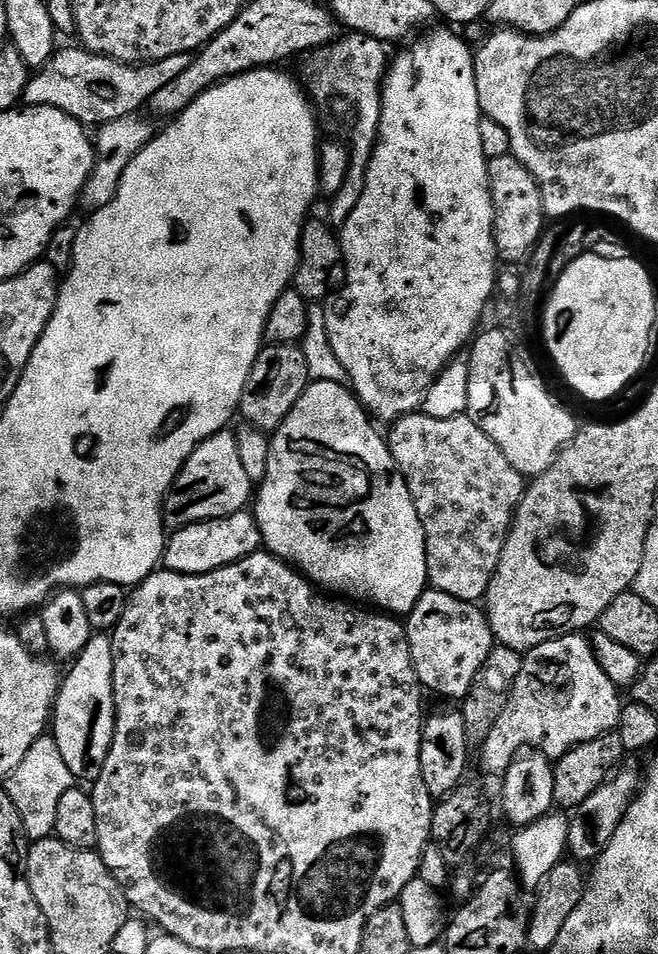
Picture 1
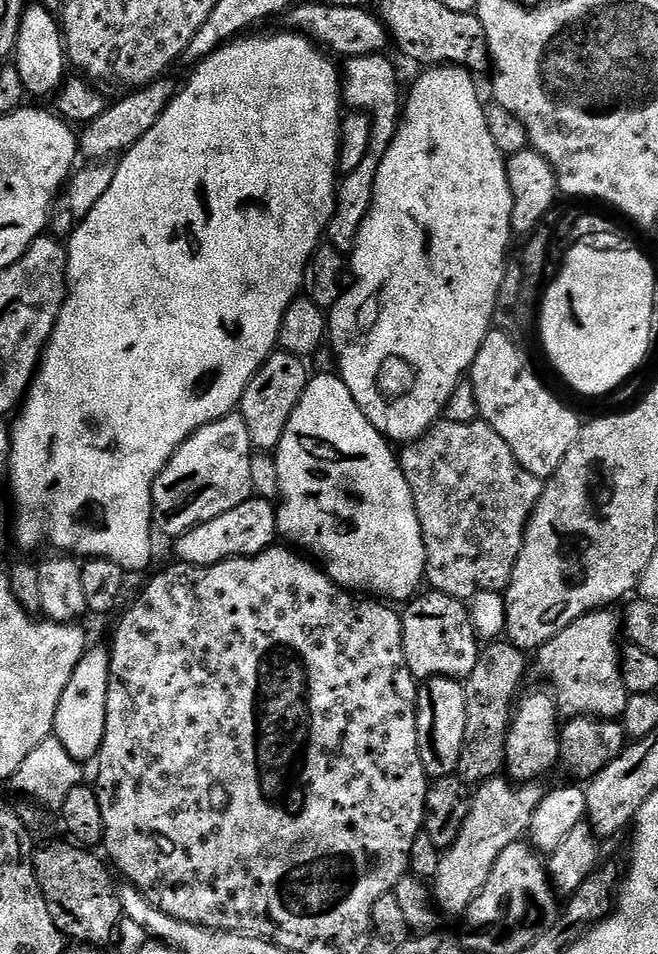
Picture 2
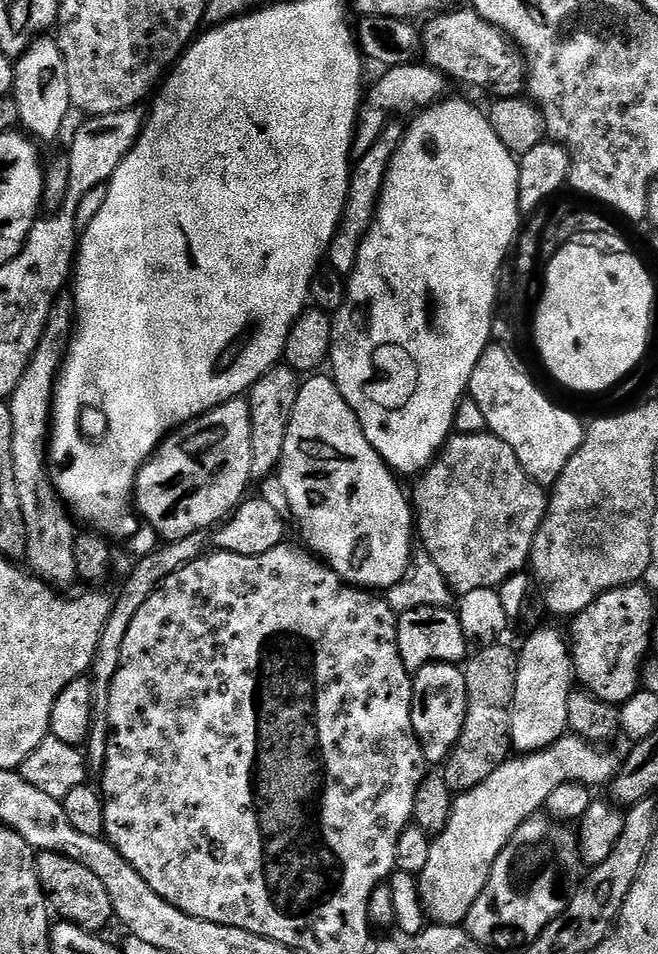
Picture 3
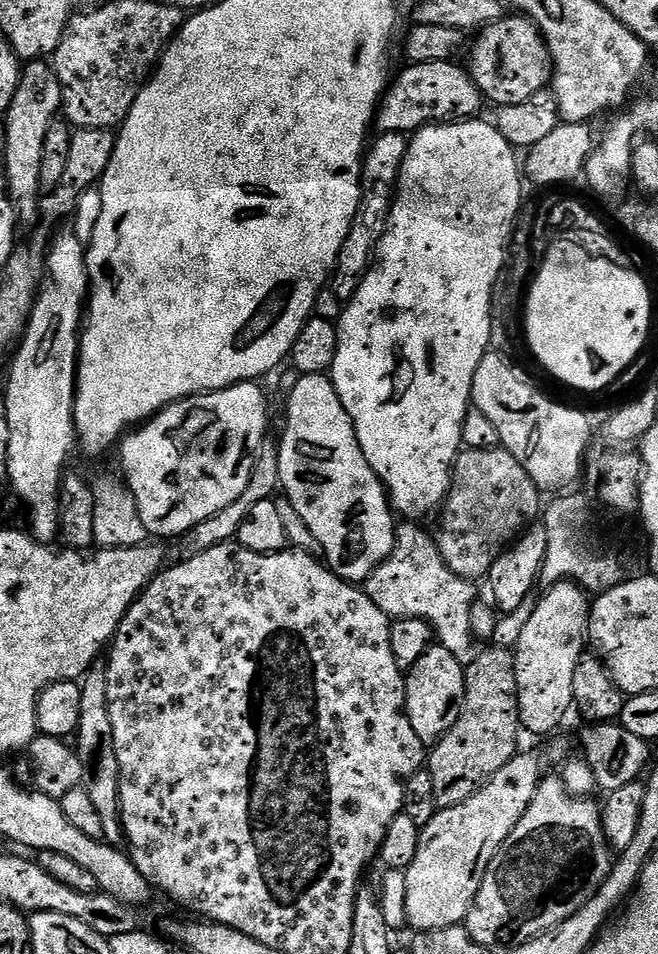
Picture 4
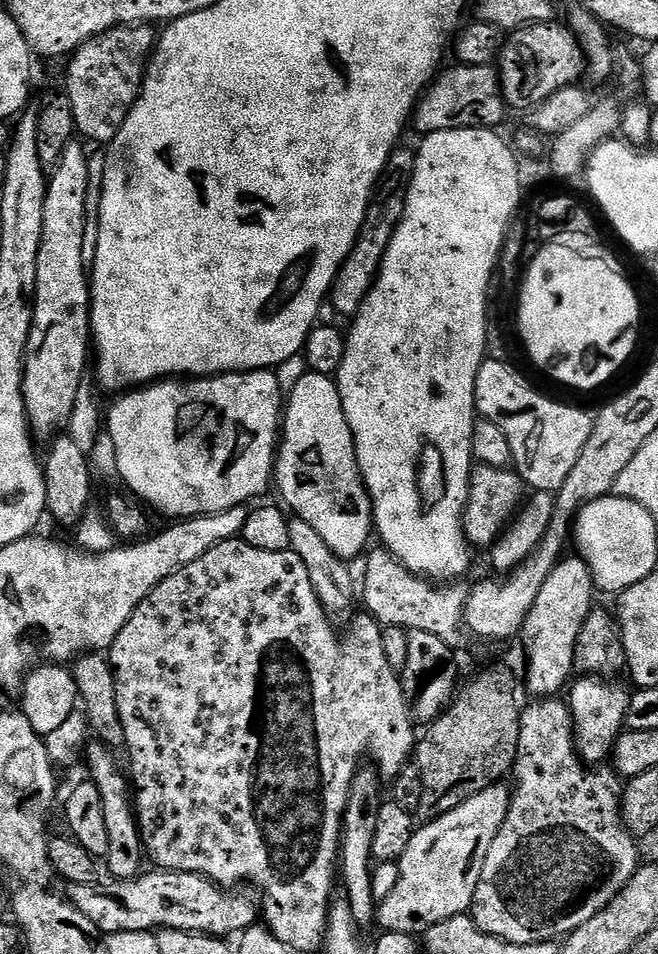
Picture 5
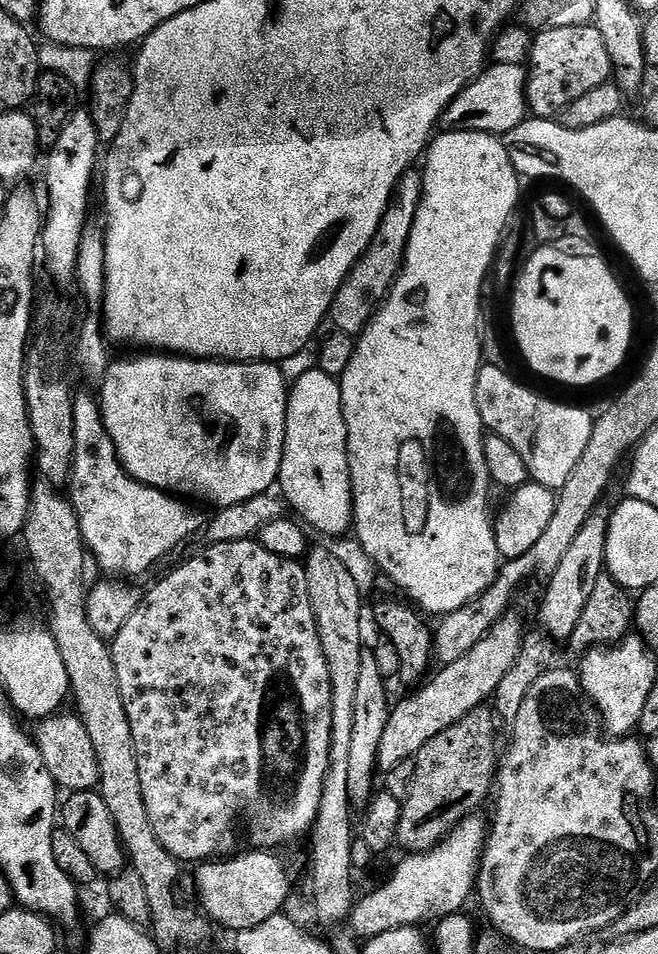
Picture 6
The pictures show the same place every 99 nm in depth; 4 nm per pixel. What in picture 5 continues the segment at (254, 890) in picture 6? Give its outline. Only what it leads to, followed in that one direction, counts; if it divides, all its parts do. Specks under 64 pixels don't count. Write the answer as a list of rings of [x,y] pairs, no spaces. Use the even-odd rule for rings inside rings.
[[[145,871],[134,880],[68,884],[66,899],[76,907],[78,914],[90,918],[96,929],[108,936],[119,932],[155,933],[162,928],[173,928],[201,932],[203,936],[232,938],[257,923],[257,901],[253,897],[252,901],[244,890],[225,890],[213,880],[193,872],[151,871]]]

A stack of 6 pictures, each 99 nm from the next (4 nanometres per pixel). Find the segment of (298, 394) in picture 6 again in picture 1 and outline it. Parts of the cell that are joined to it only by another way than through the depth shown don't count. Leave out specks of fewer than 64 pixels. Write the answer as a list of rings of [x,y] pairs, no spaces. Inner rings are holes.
[[[330,381],[309,383],[308,389],[302,394],[302,398],[298,398],[294,410],[290,410],[290,414],[282,421],[280,427],[271,437],[272,453],[270,454],[266,474],[263,480],[259,481],[258,491],[254,496],[254,515],[260,527],[260,539],[263,547],[279,560],[291,564],[293,568],[303,573],[313,585],[324,590],[331,590],[336,594],[356,592],[357,598],[355,597],[355,599],[357,601],[373,600],[377,604],[373,605],[385,613],[407,614],[414,610],[418,598],[422,598],[422,594],[429,587],[426,538],[422,530],[422,522],[418,518],[418,510],[412,501],[412,495],[407,482],[404,480],[404,475],[400,473],[394,458],[390,454],[387,439],[381,433],[380,436],[376,433],[375,426],[377,427],[370,419],[364,405],[356,399],[355,395],[345,385]]]

